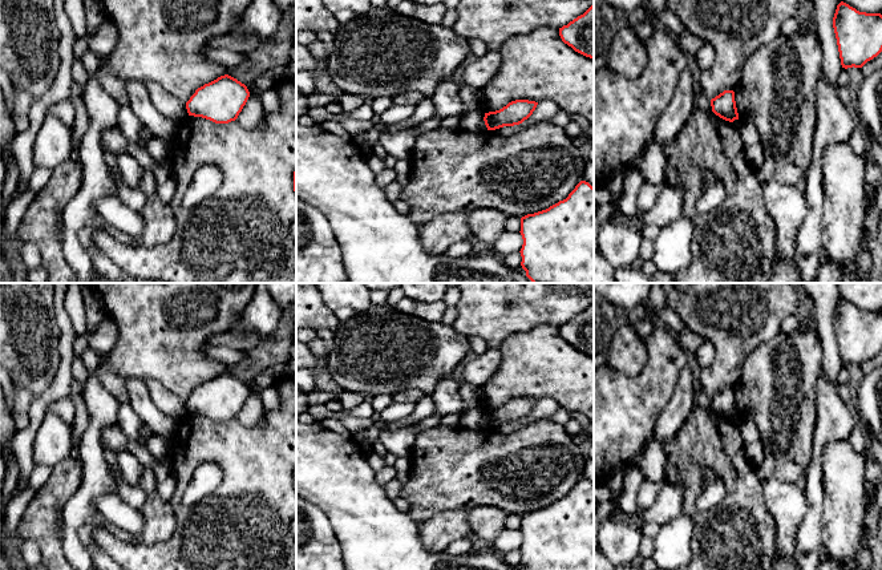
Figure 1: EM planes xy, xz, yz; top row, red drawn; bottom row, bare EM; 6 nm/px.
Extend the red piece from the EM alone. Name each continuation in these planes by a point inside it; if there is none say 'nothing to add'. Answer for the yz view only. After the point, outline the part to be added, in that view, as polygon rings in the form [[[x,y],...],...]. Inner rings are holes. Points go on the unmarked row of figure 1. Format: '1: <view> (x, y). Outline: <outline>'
nothing to add

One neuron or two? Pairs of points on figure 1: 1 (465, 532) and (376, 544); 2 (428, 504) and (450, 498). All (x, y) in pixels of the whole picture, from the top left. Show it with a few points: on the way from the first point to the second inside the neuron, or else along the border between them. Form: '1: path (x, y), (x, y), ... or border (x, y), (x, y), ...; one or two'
1: border (417, 524), (421, 544), (428, 550), (444, 552); two
2: path (433, 498), (445, 498); one

